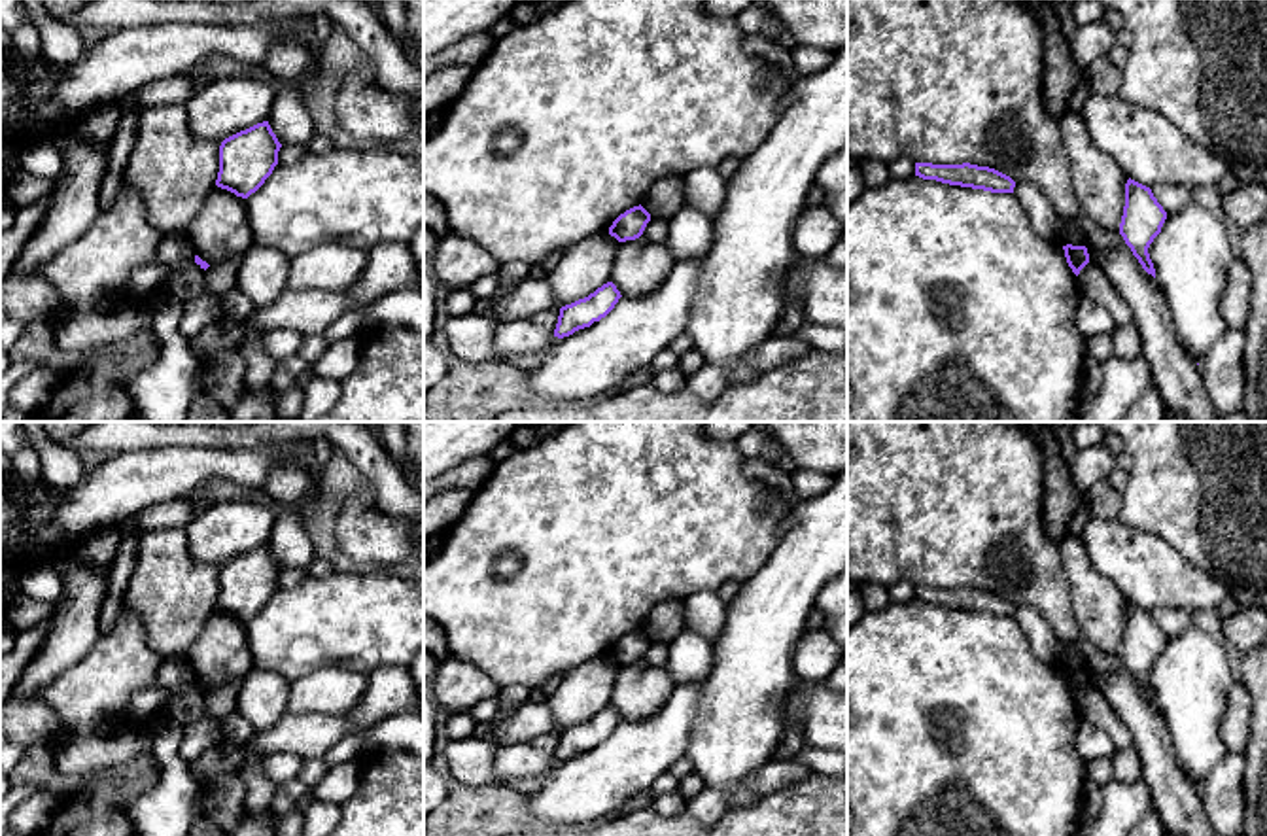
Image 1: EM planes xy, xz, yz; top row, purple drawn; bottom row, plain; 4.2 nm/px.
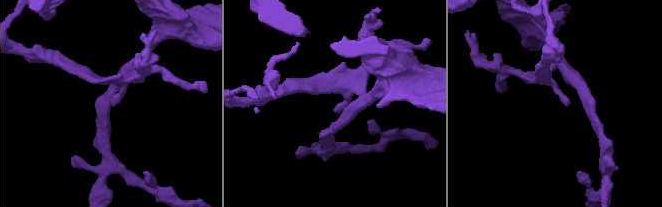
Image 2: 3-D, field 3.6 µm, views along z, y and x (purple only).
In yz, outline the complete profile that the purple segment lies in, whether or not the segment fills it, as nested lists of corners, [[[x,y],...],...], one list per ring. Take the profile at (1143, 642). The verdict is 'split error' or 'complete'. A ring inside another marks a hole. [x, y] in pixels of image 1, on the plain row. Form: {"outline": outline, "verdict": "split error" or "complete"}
{"outline": [[[1127,603],[1125,607],[1125,630],[1119,647],[1119,658],[1138,683],[1142,692],[1155,702],[1155,692],[1150,683],[1148,671],[1154,662],[1161,656],[1167,643],[1167,636],[1154,620],[1152,613]]], "verdict": "complete"}

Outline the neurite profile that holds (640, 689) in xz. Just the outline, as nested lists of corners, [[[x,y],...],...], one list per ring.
[[[626,664],[616,671],[611,705],[622,721],[647,721],[666,704],[673,688],[666,666]]]

